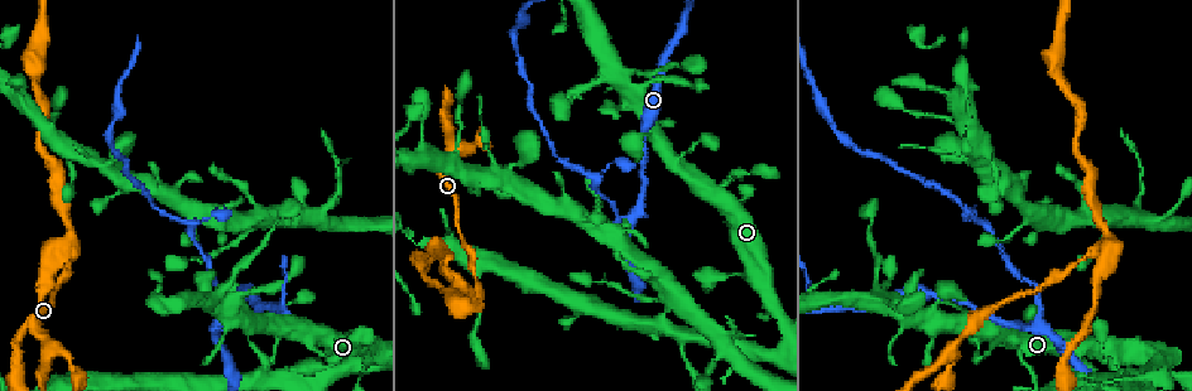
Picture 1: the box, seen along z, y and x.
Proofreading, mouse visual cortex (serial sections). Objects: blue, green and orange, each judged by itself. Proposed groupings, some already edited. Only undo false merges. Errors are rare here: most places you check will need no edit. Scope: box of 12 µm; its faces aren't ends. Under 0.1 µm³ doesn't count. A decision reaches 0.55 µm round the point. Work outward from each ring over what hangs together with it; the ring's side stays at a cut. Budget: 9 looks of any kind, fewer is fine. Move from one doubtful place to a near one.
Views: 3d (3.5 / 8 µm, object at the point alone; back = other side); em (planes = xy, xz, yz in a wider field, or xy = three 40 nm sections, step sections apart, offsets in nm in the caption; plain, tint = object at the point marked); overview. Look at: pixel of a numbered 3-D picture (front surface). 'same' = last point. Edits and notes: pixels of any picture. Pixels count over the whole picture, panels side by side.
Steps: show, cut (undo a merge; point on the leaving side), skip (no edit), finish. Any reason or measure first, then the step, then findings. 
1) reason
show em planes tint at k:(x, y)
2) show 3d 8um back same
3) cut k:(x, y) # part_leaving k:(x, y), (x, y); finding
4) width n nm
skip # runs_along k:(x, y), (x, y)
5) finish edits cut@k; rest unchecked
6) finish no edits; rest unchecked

calibre changes
show 3d 3.5um at 1:(881, 302)

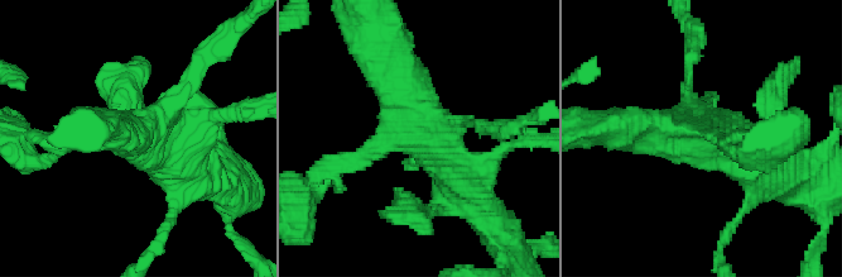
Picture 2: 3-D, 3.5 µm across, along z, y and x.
need the tissue
show em planes tint at 2:(707, 144)

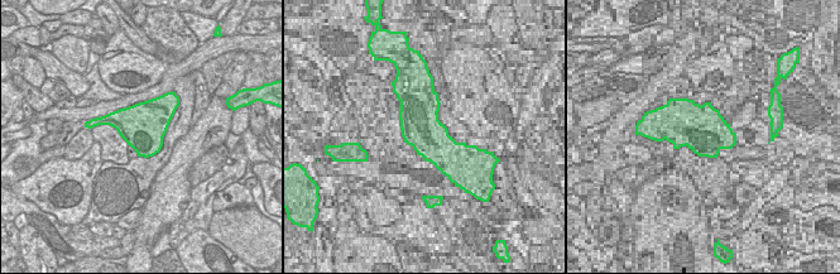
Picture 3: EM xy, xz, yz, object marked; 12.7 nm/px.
width 600 nm
skip # runs_along 2:(475, 205), (420, 137), (400, 72); all the same cell

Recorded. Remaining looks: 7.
show 3d 3.5um at 1:(280, 305)

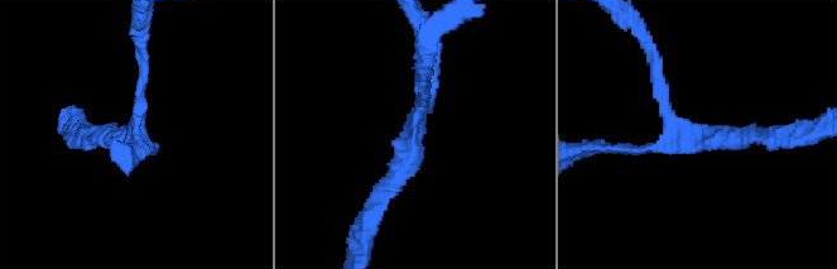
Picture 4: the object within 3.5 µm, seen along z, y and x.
now the EM
show em xy step 3 tint at 4:(683, 137)

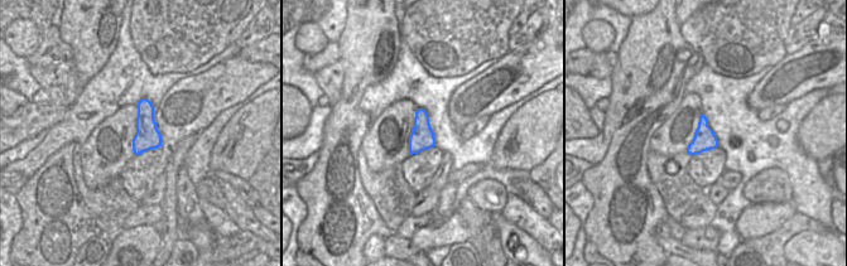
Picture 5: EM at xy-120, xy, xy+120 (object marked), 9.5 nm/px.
skip # runs_along 4:(758, 138), (683, 138), (658, 61); continuous, no second cell

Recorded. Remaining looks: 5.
show 3d 3.5um at 1:(217, 321)

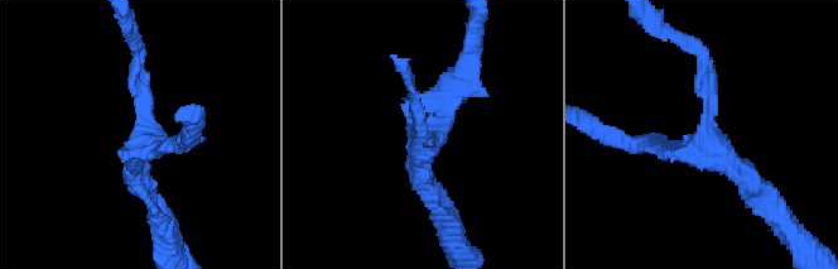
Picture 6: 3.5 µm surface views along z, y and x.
shape alone is not enough
show em xy step 2 tint at 6:(145, 139)

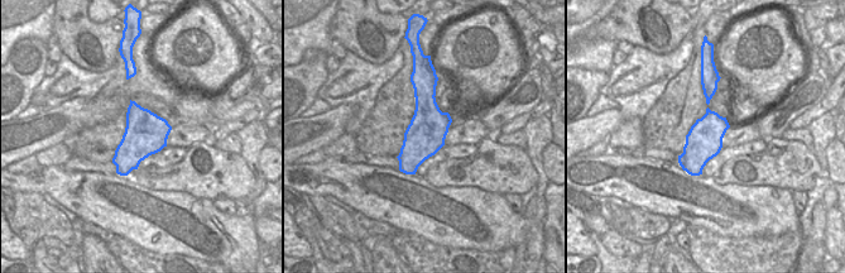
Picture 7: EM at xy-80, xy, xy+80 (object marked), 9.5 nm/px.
skip # runs_along 6:(634, 145), (708, 134), (704, 52); continuous, no second cell

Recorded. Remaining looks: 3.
thin arm on a thick one
show 3d 3.5um at 1:(471, 304)

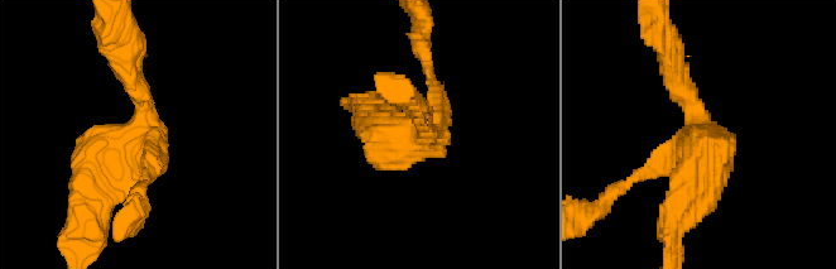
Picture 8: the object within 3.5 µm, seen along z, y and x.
need the tissue
show em planes tint at 8:(140, 147)

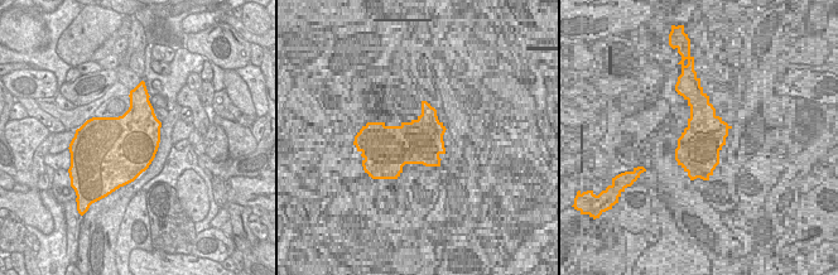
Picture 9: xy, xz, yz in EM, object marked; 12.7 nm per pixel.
skip # runs_along 8:(632, 181), (696, 145), (671, 68); one cell here

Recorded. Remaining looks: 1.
finish no edits; rest unchecked

